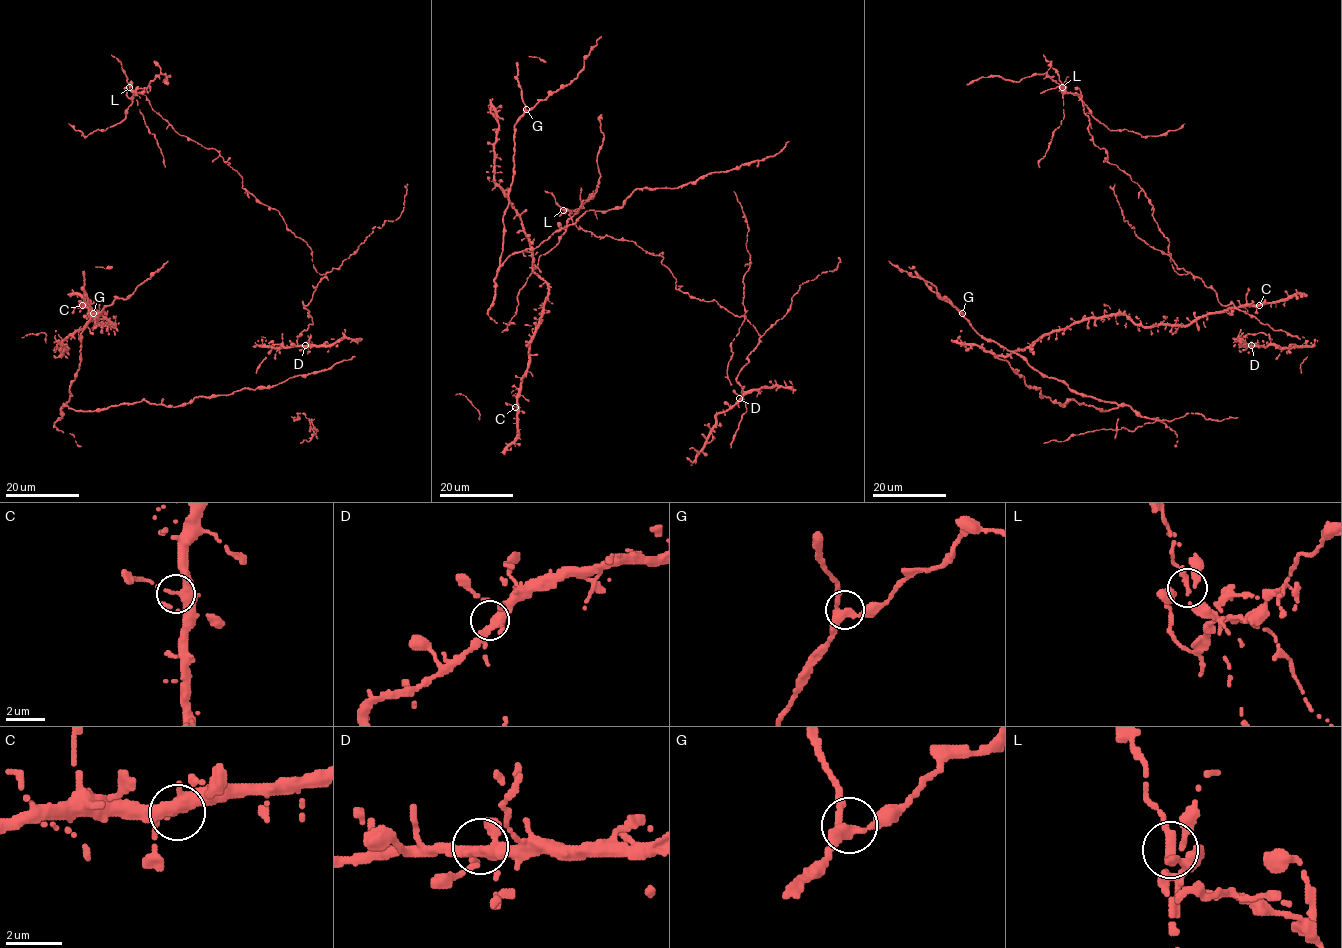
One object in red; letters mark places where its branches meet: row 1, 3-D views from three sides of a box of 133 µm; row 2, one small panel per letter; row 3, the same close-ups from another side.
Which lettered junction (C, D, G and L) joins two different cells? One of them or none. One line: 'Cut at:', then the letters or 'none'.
Cut at: L

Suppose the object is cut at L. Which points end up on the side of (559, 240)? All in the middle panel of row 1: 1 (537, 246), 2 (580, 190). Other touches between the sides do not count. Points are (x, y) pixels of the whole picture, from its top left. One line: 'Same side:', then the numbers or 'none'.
Same side: 2

